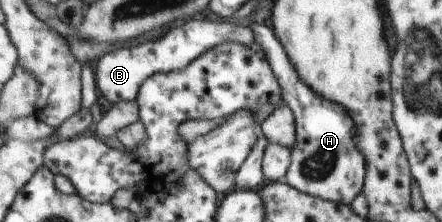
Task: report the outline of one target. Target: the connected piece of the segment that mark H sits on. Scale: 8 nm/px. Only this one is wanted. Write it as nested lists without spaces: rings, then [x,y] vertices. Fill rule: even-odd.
[[[252,20],[247,22],[256,32],[256,43],[265,49],[269,63],[273,63],[273,69],[284,87],[285,103],[296,112],[298,142],[293,152],[293,165],[289,169],[287,181],[299,191],[351,206],[353,199],[362,193],[364,177],[367,174],[363,155],[355,145],[353,119],[339,103],[323,99],[323,95],[313,91],[313,88],[301,79],[275,29],[254,24]]]

